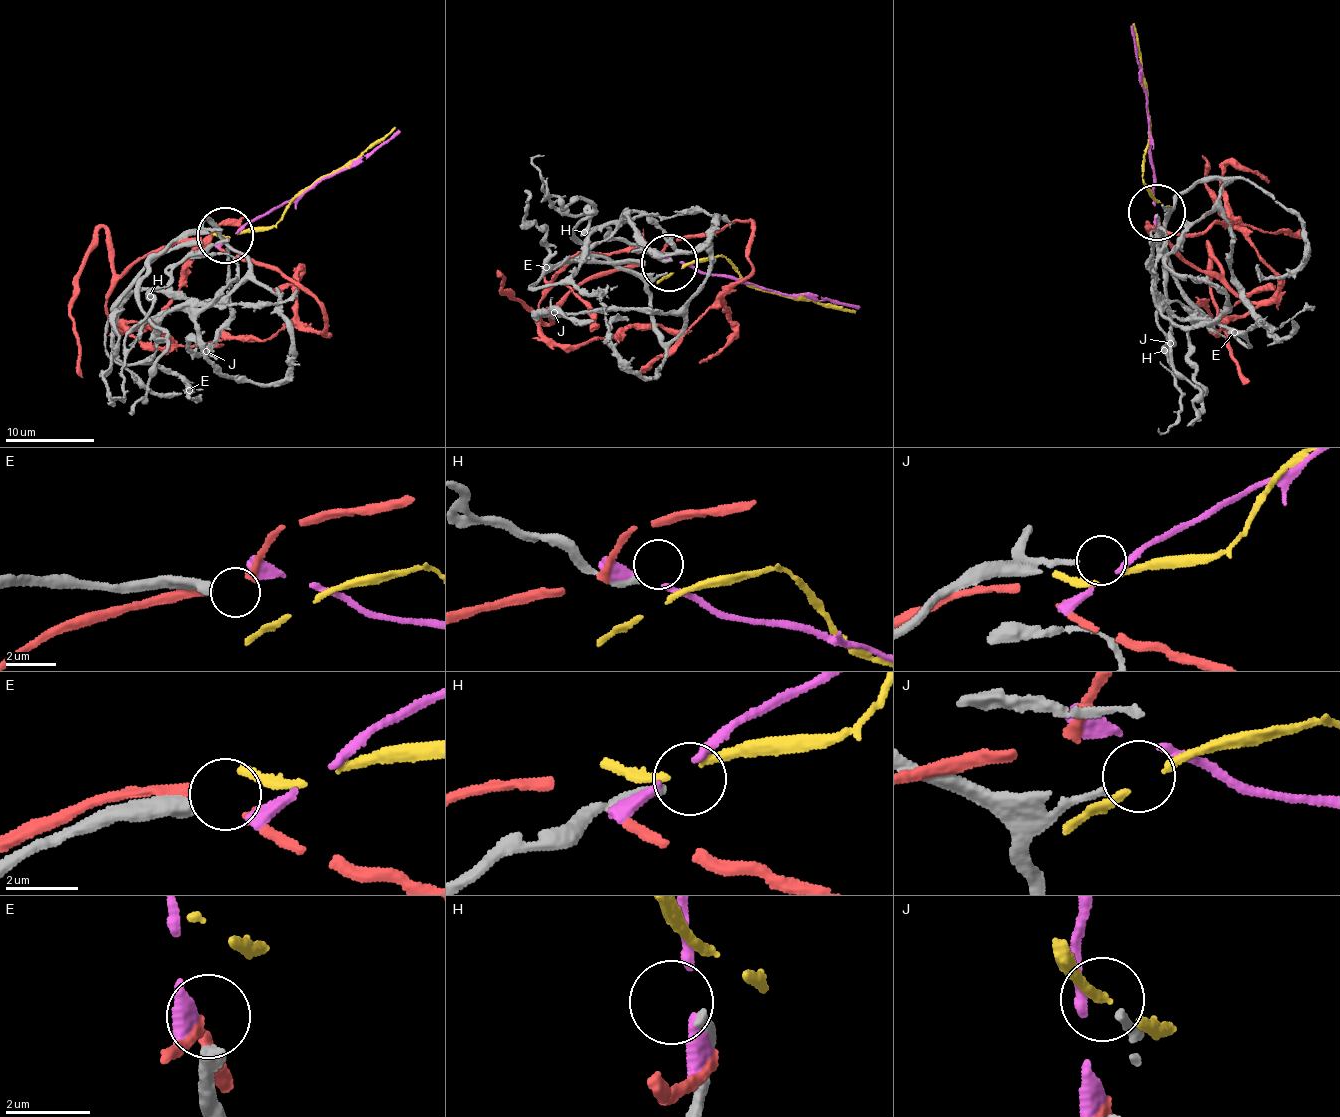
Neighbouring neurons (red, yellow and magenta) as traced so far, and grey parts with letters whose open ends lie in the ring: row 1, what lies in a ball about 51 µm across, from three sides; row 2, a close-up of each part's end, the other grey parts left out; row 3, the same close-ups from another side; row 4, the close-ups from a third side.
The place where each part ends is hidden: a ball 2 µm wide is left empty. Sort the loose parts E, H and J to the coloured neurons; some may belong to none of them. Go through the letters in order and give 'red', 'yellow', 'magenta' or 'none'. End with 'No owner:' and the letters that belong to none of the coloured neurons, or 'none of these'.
E: none
H: none
J: none
No owner: E, H, J

